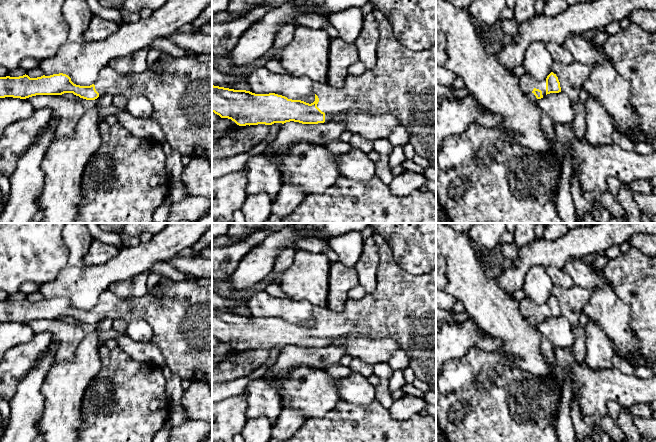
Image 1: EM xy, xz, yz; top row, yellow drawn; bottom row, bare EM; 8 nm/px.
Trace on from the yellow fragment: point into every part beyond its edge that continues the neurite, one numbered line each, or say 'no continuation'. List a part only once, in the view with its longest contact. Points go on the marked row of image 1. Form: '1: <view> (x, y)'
1: xz (403, 82)

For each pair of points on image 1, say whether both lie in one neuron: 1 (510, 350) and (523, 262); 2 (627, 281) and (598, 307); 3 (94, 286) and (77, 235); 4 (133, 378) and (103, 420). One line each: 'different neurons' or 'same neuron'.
1: different neurons
2: different neurons
3: same neuron
4: same neuron

